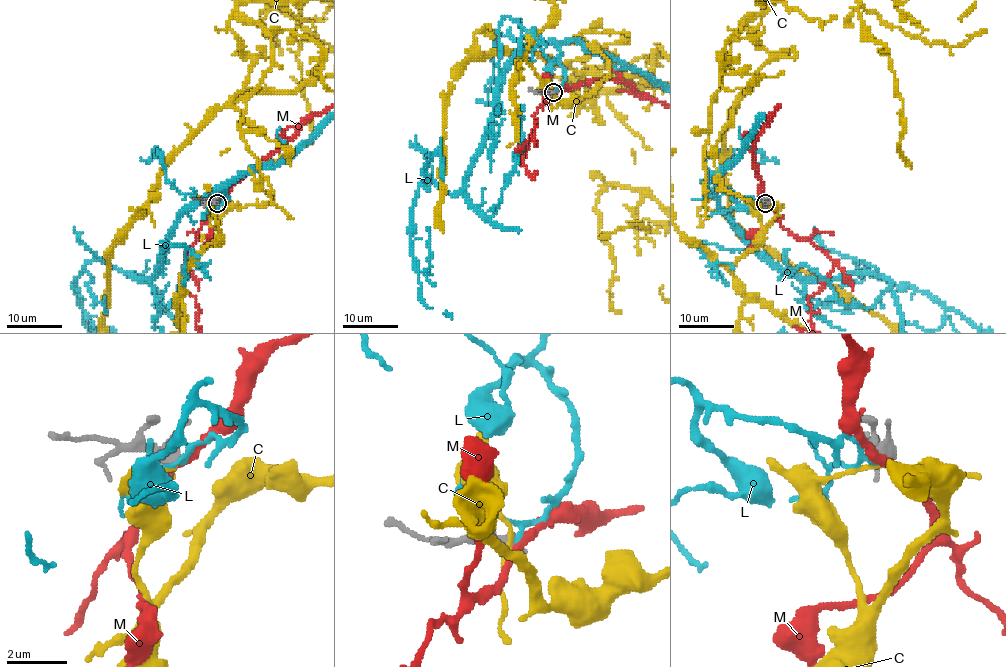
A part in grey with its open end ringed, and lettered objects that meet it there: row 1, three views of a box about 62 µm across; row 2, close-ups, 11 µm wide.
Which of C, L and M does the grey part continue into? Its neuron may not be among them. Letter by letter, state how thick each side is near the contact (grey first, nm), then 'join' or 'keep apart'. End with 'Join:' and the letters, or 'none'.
C: 400 nm thick on the grey side, 110 nm on the other; keep apart
L: 400 nm thick on the grey side, 120 nm on the other; join
M: 400 nm thick on the grey side, 280 nm on the other; keep apart
Join: L

